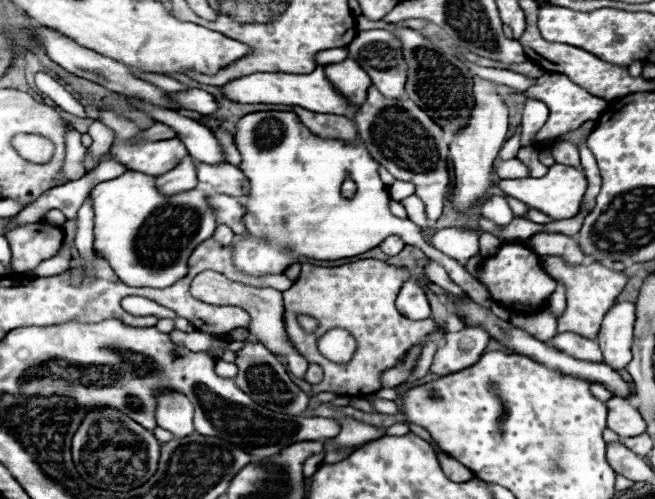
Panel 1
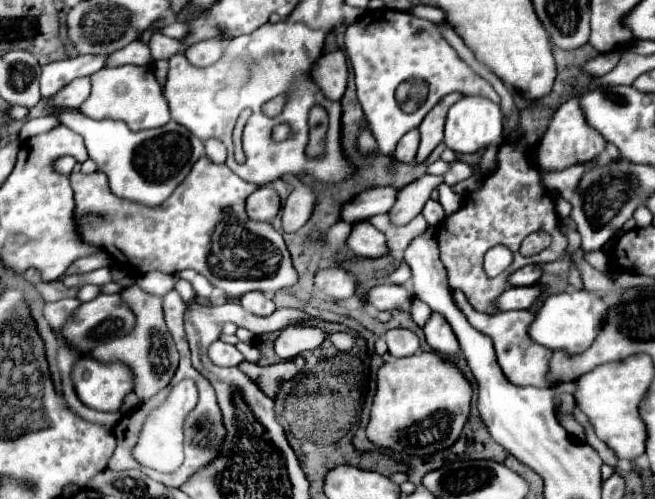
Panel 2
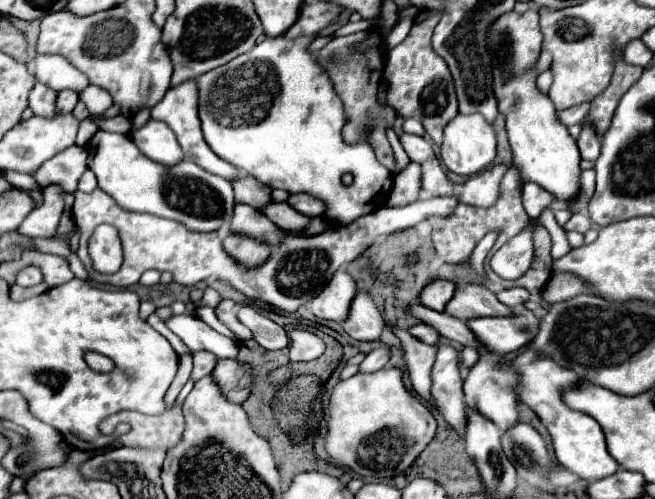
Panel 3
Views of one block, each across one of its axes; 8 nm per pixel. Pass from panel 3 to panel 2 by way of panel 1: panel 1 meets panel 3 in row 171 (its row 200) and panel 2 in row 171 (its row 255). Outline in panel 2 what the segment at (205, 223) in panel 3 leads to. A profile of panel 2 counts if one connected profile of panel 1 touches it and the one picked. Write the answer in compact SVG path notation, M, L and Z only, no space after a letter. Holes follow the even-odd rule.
M60 110L56 116L64 126L84 138L88 156L108 176L112 194L142 206L160 206L190 174L192 164L204 156L202 140L172 120L162 128L132 132L122 120L94 120L74 110Z

